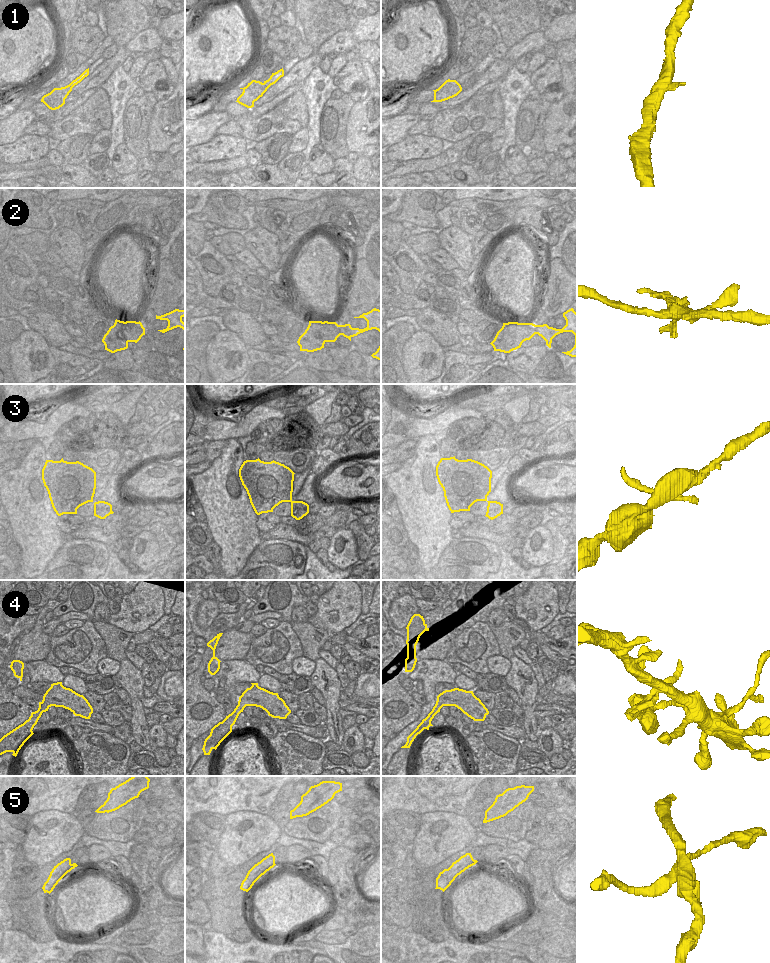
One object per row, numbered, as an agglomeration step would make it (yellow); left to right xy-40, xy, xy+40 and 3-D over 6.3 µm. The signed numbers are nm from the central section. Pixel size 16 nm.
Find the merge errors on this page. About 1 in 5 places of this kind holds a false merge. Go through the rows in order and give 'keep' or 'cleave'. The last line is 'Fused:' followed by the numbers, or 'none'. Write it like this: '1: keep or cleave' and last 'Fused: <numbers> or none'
1: keep
2: cleave
3: keep
4: keep
5: cleave
Fused: 2, 5

